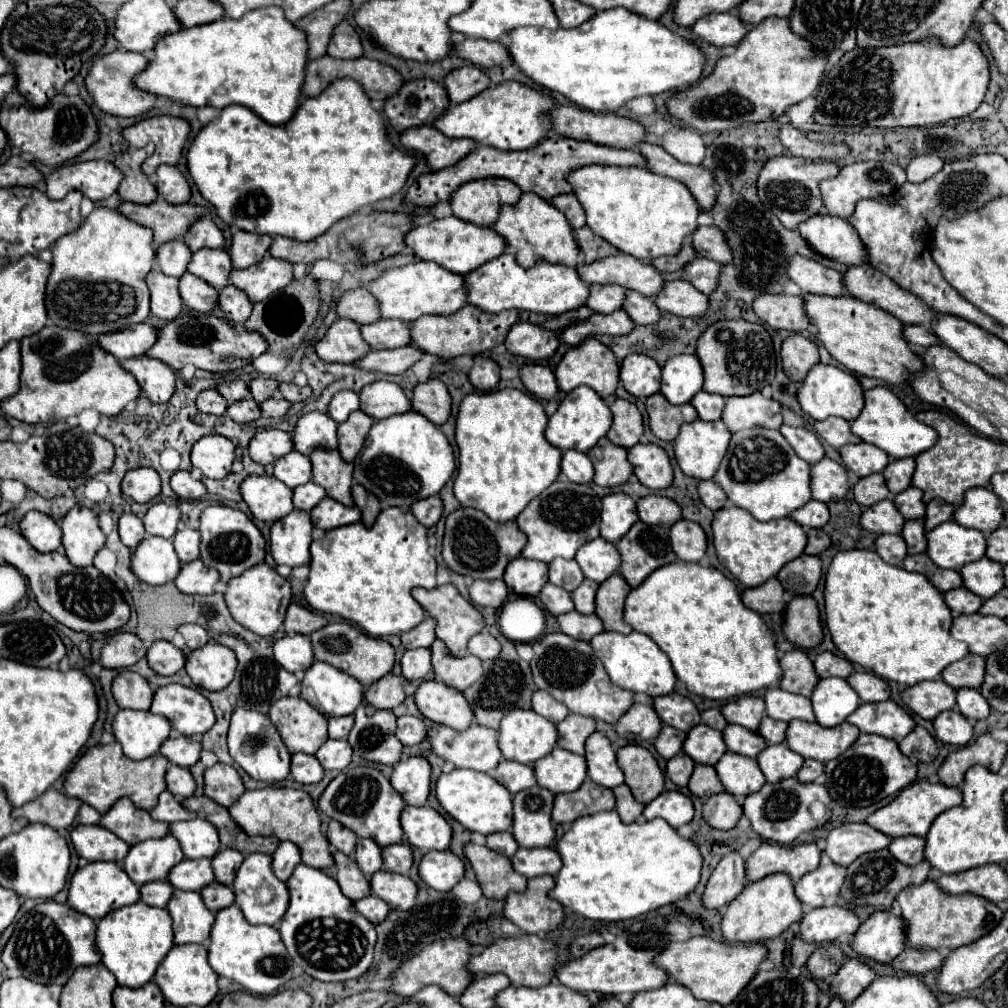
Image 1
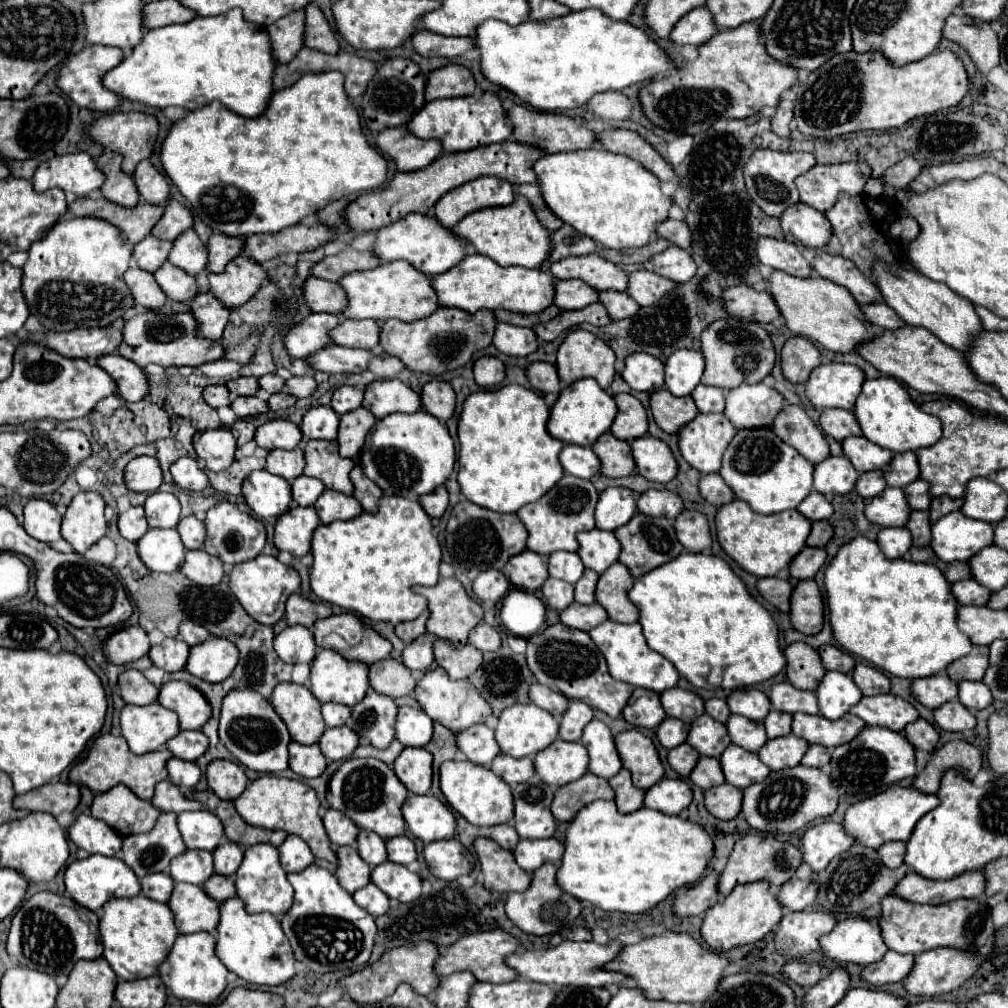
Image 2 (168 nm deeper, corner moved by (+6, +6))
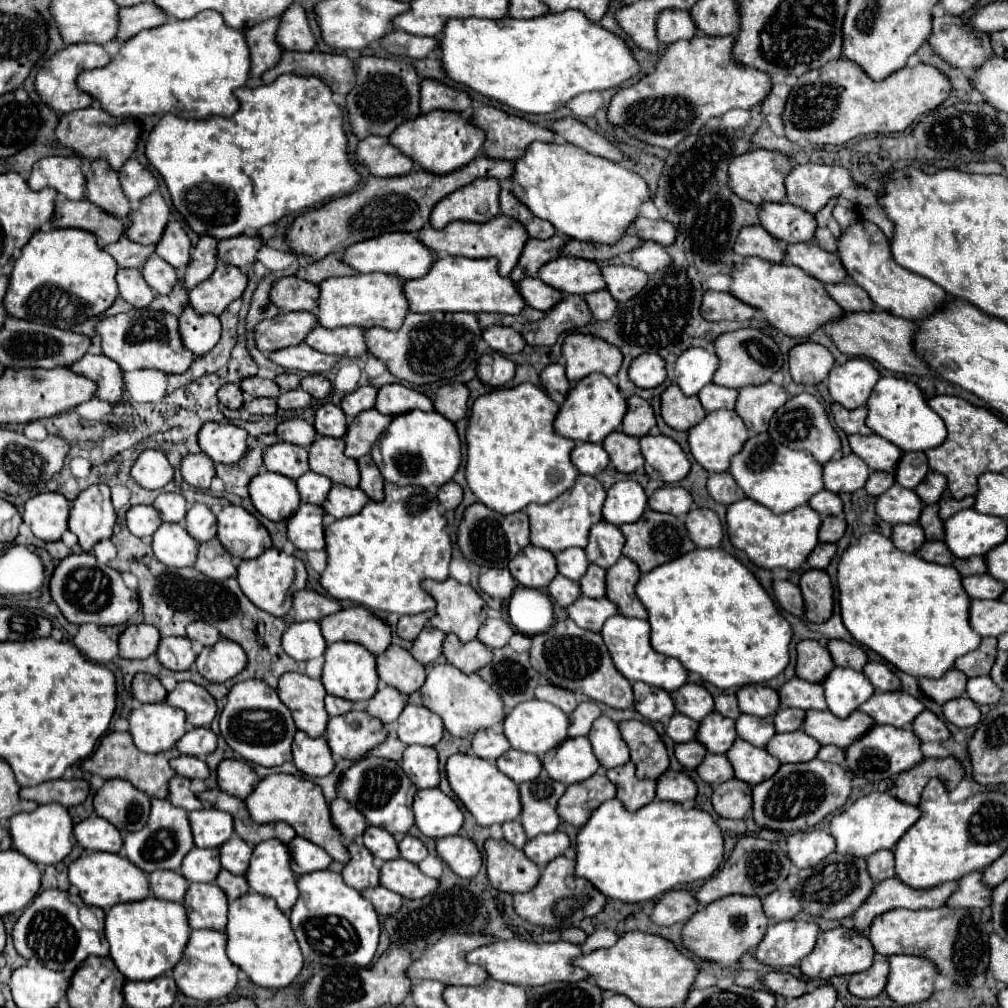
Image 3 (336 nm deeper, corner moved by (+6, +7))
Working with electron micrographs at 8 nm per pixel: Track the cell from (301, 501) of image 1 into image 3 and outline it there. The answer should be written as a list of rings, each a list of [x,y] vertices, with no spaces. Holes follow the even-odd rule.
[[[304,473],[300,479],[296,479],[298,491],[300,491],[300,499],[302,503],[312,503],[312,505],[322,505],[322,501],[326,499],[326,493],[330,491],[332,481],[318,475],[318,473]]]

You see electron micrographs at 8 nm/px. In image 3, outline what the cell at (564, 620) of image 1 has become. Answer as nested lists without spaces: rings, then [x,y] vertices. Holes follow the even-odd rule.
[[[578,597],[566,611],[568,611],[568,617],[578,627],[590,629],[590,631],[600,631],[604,621],[618,613],[616,605],[612,601],[608,601],[606,597],[602,597],[602,599]]]

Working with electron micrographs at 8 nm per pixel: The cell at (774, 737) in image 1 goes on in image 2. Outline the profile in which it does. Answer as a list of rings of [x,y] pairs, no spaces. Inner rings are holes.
[[[770,710],[770,714],[764,720],[766,734],[768,738],[778,738],[778,736],[788,736],[792,732],[792,714]]]

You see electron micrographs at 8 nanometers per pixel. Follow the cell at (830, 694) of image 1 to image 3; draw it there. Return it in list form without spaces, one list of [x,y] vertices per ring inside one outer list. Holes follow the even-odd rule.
[[[834,667],[822,685],[828,709],[838,719],[848,717],[874,693],[874,687],[862,673],[844,667]]]

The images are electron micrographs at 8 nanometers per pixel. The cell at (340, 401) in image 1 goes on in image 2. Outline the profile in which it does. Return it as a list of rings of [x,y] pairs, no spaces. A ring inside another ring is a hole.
[[[340,386],[334,390],[332,396],[332,408],[338,414],[346,414],[350,410],[356,410],[362,406],[362,398],[364,398],[364,390],[356,388],[356,386]]]

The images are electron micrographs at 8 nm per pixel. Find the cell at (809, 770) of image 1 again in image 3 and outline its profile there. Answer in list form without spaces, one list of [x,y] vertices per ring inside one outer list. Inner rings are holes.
[[[822,745],[818,751],[818,759],[828,761],[828,763],[842,763],[844,761],[844,749],[836,745]]]

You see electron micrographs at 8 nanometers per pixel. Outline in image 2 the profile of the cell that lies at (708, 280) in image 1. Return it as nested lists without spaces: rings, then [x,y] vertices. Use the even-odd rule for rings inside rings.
[[[668,246],[664,252],[654,254],[646,266],[648,270],[674,282],[688,282],[696,272],[696,264],[688,250],[682,250],[678,246]]]

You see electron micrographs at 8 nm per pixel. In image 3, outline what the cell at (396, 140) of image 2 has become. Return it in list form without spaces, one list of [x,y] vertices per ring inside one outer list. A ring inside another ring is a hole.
[[[370,135],[362,139],[356,149],[356,161],[368,165],[370,173],[376,177],[398,177],[414,169],[414,161],[390,145],[390,139],[382,135]]]

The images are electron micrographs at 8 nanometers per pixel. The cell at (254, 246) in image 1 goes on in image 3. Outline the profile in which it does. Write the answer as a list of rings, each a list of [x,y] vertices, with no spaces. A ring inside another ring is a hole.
[[[202,235],[192,253],[190,265],[186,267],[184,273],[186,289],[192,289],[194,285],[198,285],[198,281],[206,281],[214,273],[216,263],[218,263],[218,239]]]

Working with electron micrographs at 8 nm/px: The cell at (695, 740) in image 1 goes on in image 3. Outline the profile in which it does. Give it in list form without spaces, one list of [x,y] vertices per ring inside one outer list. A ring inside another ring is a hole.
[[[712,711],[700,721],[696,739],[710,751],[710,753],[726,753],[736,739],[734,721],[722,717],[720,713]]]

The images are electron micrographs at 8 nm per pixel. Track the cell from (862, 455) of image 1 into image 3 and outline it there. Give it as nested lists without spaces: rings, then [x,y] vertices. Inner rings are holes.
[[[850,435],[848,443],[852,453],[858,455],[872,471],[892,471],[902,455],[896,445],[878,435]]]

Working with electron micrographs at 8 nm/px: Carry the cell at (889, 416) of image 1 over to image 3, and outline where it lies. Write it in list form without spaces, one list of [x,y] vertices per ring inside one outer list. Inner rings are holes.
[[[882,377],[874,385],[868,401],[866,401],[868,417],[866,425],[880,437],[888,439],[902,451],[926,451],[932,447],[938,447],[946,439],[946,427],[944,421],[934,413],[922,391],[908,379],[900,377]]]

